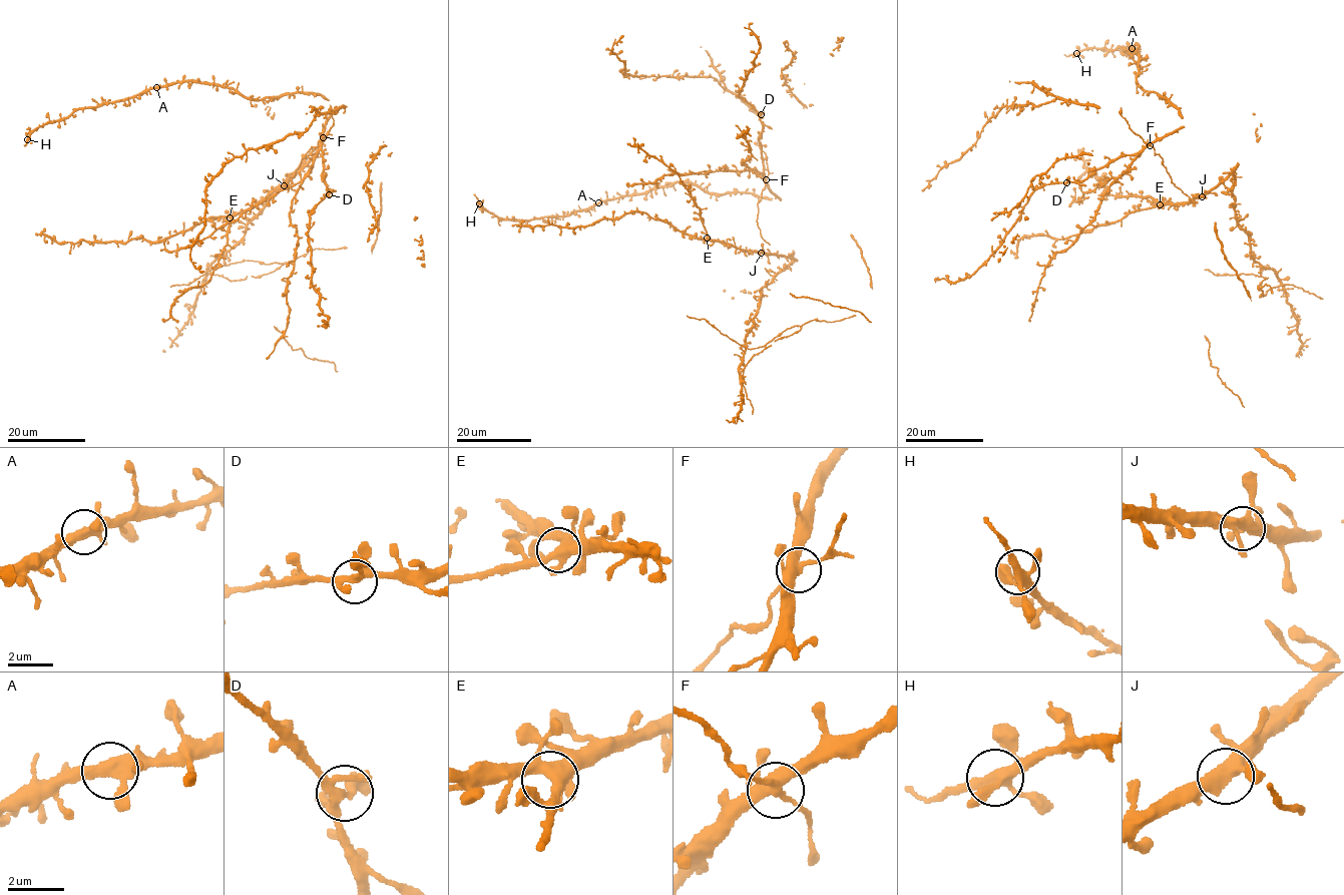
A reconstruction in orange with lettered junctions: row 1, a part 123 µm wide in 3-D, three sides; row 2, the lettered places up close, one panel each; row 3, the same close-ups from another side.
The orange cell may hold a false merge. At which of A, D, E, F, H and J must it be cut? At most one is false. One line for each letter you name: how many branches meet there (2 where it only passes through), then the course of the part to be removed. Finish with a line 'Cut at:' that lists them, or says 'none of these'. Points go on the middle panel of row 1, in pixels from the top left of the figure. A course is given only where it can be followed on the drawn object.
Cut at: none of these

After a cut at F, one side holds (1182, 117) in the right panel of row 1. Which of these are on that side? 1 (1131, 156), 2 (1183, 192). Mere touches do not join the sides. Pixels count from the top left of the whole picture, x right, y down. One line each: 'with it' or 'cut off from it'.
1: with it
2: cut off from it

